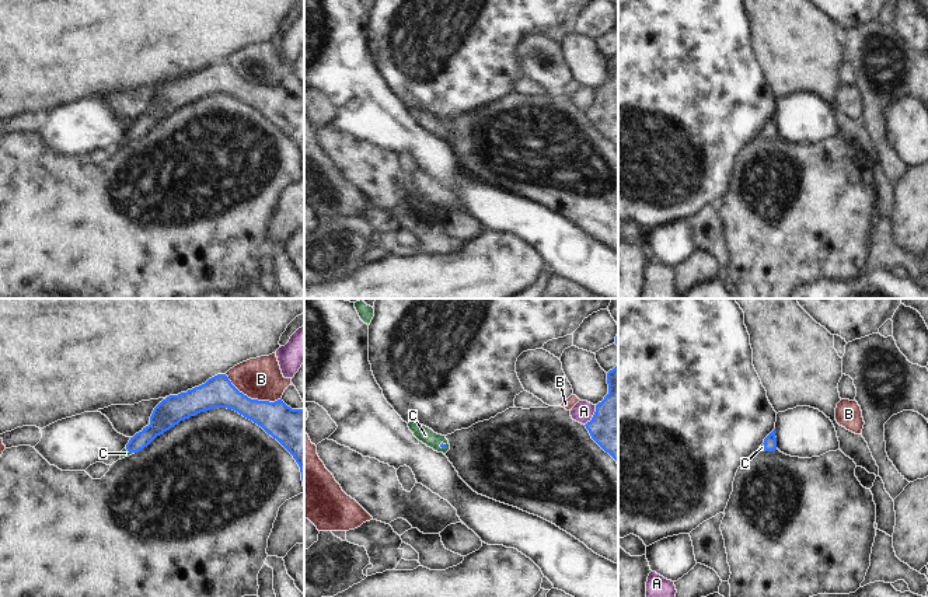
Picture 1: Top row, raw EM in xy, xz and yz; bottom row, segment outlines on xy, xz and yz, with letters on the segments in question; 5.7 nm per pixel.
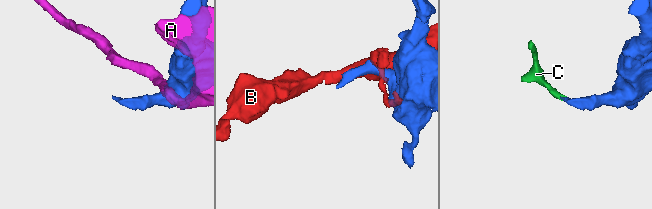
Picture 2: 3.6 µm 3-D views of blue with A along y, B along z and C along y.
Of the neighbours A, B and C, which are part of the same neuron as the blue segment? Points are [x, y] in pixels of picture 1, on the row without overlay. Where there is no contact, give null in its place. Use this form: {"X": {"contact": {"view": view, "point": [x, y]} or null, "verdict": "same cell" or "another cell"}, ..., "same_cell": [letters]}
{"A": {"contact": {"view": "xz", "point": [593, 101]}, "verdict": "another cell"}, "B": {"contact": {"view": "xy", "point": [253, 86]}, "verdict": "another cell"}, "C": {"contact": {"view": "xz", "point": [445, 132]}, "verdict": "same cell"}, "same_cell": ["C"]}

